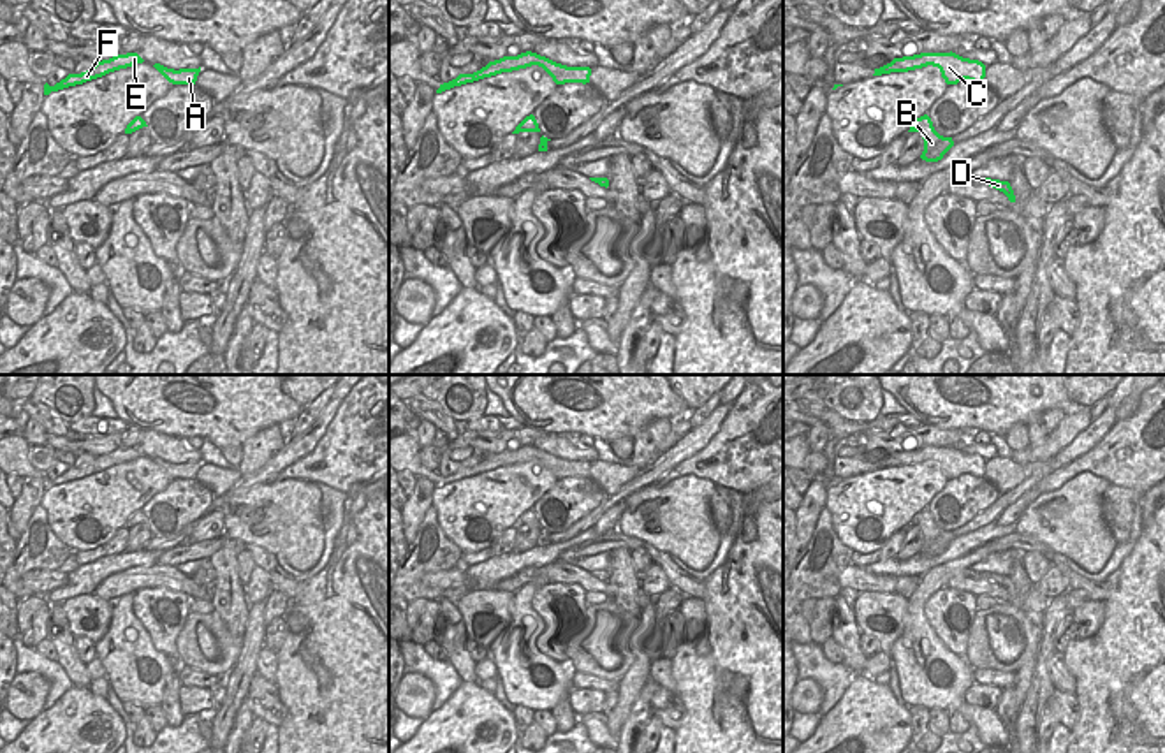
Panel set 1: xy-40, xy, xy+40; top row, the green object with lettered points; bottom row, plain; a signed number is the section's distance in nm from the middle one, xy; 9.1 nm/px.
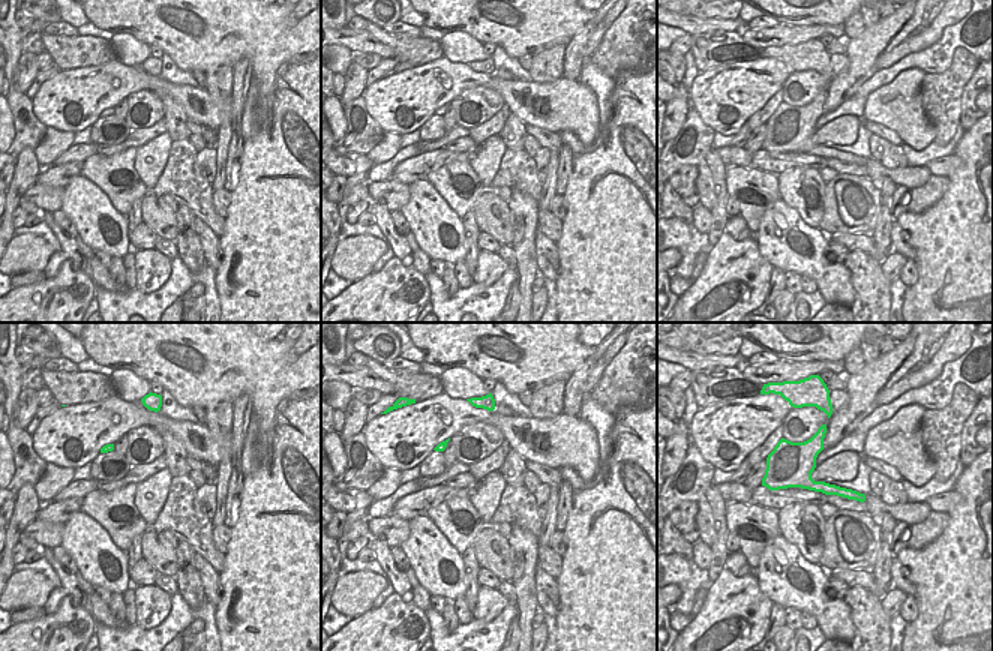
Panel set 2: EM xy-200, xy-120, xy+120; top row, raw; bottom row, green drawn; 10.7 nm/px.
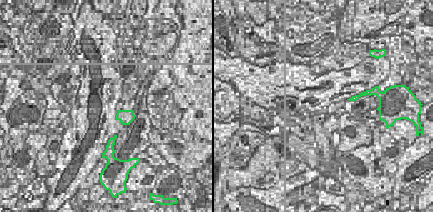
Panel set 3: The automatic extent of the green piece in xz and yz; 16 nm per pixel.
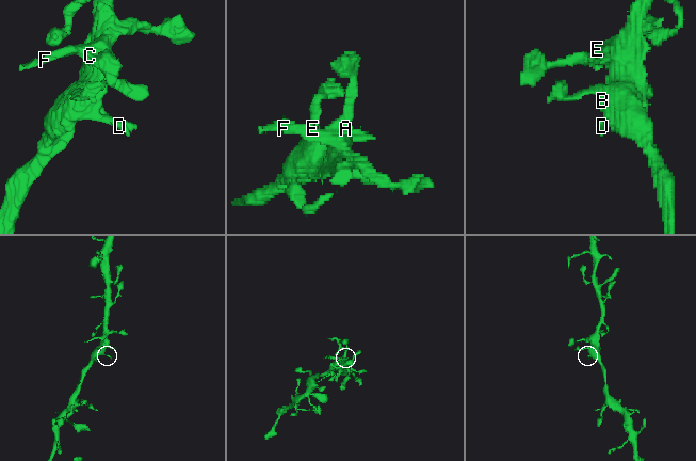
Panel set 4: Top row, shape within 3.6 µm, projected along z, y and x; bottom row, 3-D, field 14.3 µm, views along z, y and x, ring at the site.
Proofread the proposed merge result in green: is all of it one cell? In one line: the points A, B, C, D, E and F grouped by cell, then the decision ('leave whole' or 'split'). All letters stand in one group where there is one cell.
groups A B C D E F; leave whole

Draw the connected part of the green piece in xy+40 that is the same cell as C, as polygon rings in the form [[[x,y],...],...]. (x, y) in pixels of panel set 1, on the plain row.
[[[920,447],[913,450],[894,452],[890,457],[875,463],[873,470],[890,466],[908,466],[922,461],[938,461],[947,479],[957,479],[963,473],[984,477],[985,459],[978,454],[963,452],[956,447]]]

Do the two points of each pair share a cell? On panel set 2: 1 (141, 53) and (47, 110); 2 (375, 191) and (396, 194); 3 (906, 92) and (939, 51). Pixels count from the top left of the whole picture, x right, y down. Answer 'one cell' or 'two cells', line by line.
1: two cells
2: one cell
3: two cells

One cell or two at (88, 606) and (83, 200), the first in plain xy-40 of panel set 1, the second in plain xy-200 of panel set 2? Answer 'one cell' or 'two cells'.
two cells

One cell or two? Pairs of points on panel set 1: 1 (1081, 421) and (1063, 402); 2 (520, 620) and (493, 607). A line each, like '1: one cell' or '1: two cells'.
1: two cells
2: two cells

